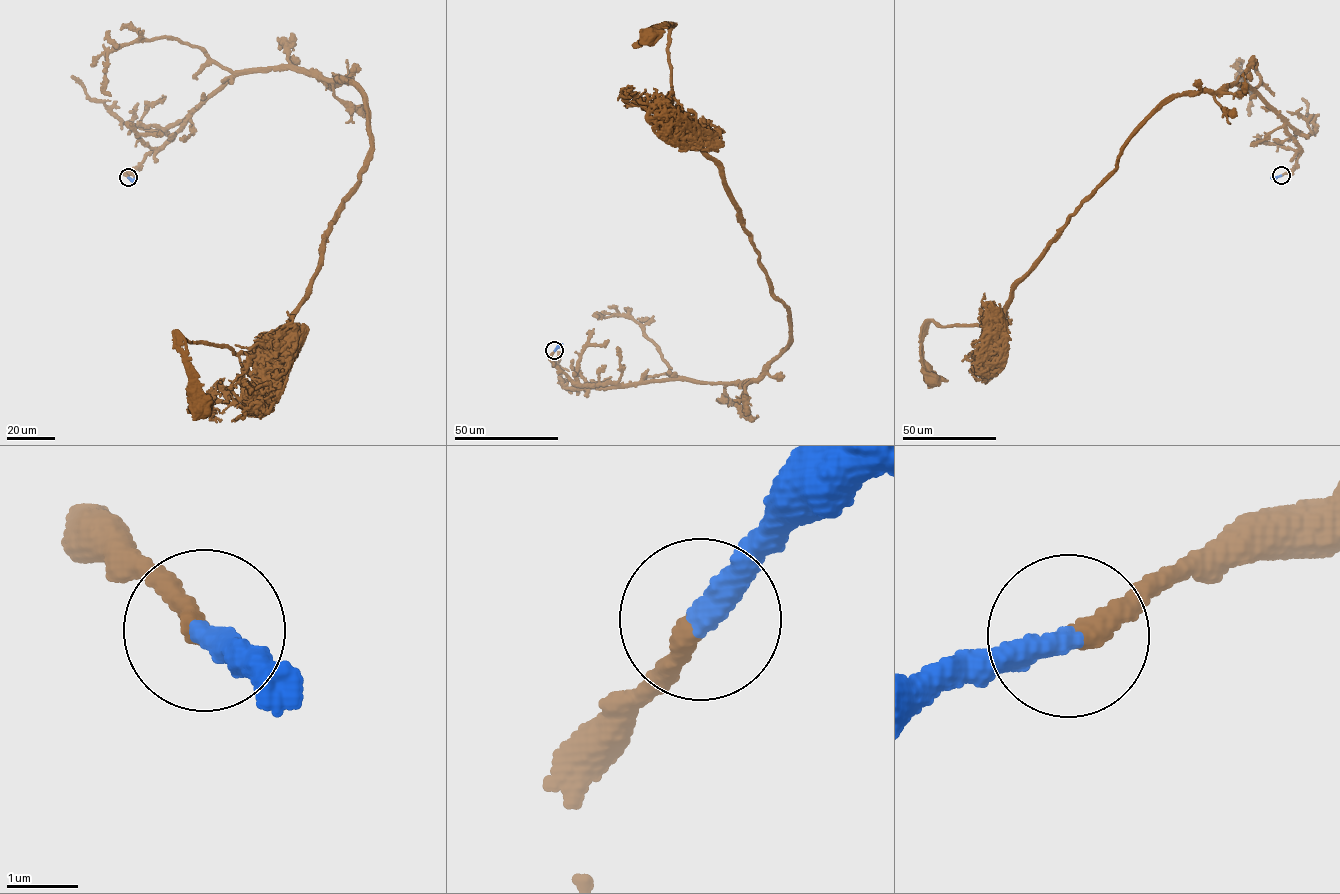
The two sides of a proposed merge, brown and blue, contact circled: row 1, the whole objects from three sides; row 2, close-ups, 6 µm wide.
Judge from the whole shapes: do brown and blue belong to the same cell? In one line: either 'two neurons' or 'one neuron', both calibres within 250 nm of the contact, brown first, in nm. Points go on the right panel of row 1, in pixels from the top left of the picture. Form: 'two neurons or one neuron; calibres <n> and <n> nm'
one neuron; calibres 320 and 360 nm

